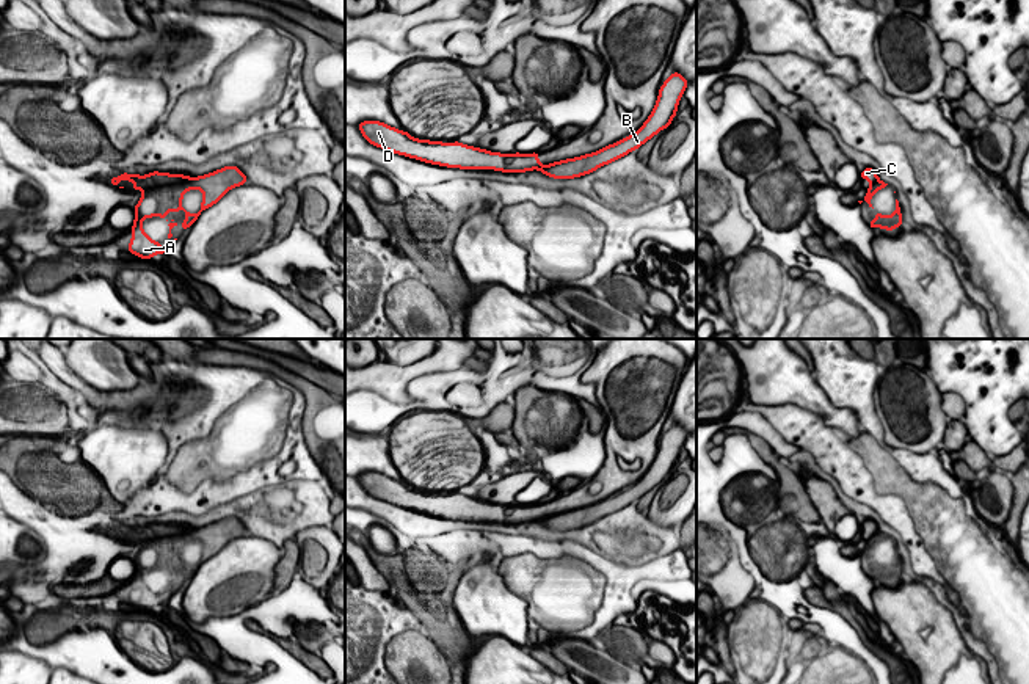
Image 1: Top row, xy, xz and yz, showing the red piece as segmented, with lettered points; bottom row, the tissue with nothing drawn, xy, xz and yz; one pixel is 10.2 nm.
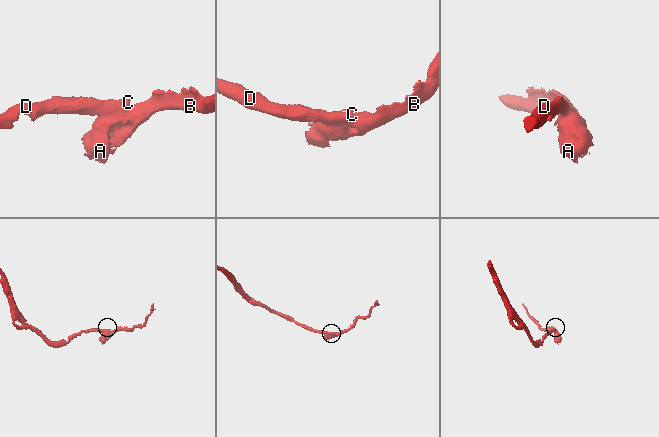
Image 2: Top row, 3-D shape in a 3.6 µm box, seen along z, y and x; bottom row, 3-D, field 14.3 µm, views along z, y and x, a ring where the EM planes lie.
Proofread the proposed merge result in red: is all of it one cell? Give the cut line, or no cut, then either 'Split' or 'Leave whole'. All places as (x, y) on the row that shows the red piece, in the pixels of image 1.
Split along xy (189, 178), (174, 184), (152, 185), (145, 192). Split

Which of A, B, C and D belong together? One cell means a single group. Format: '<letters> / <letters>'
A B / C D

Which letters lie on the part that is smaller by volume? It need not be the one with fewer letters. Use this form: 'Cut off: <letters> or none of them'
Cut off: A, B

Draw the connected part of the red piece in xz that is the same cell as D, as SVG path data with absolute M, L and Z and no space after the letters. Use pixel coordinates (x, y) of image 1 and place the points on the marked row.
M364 121L358 127L370 144L431 165L461 169L496 169L504 173L525 173L541 166L538 152L499 154L458 141L417 140L408 132L402 132L380 121Z

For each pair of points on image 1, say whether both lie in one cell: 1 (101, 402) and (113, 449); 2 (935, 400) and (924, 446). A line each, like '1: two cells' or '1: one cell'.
1: two cells
2: one cell

